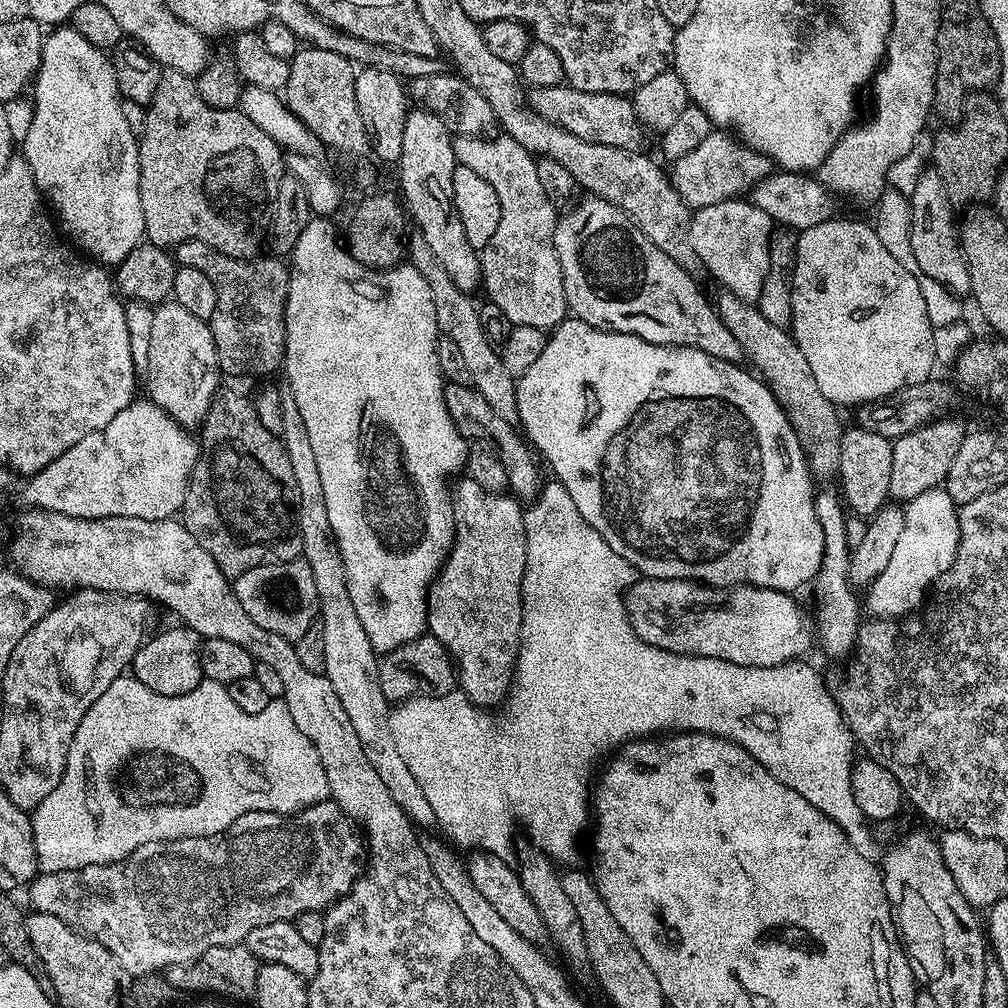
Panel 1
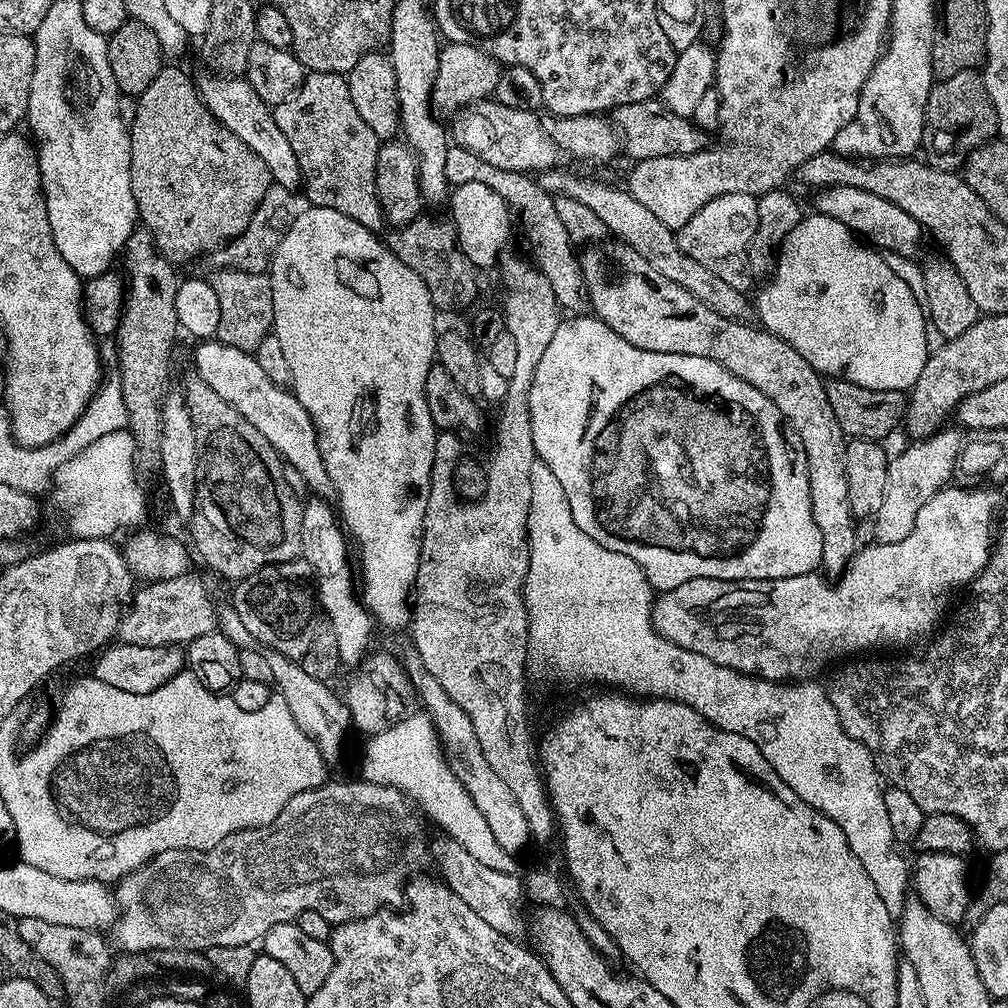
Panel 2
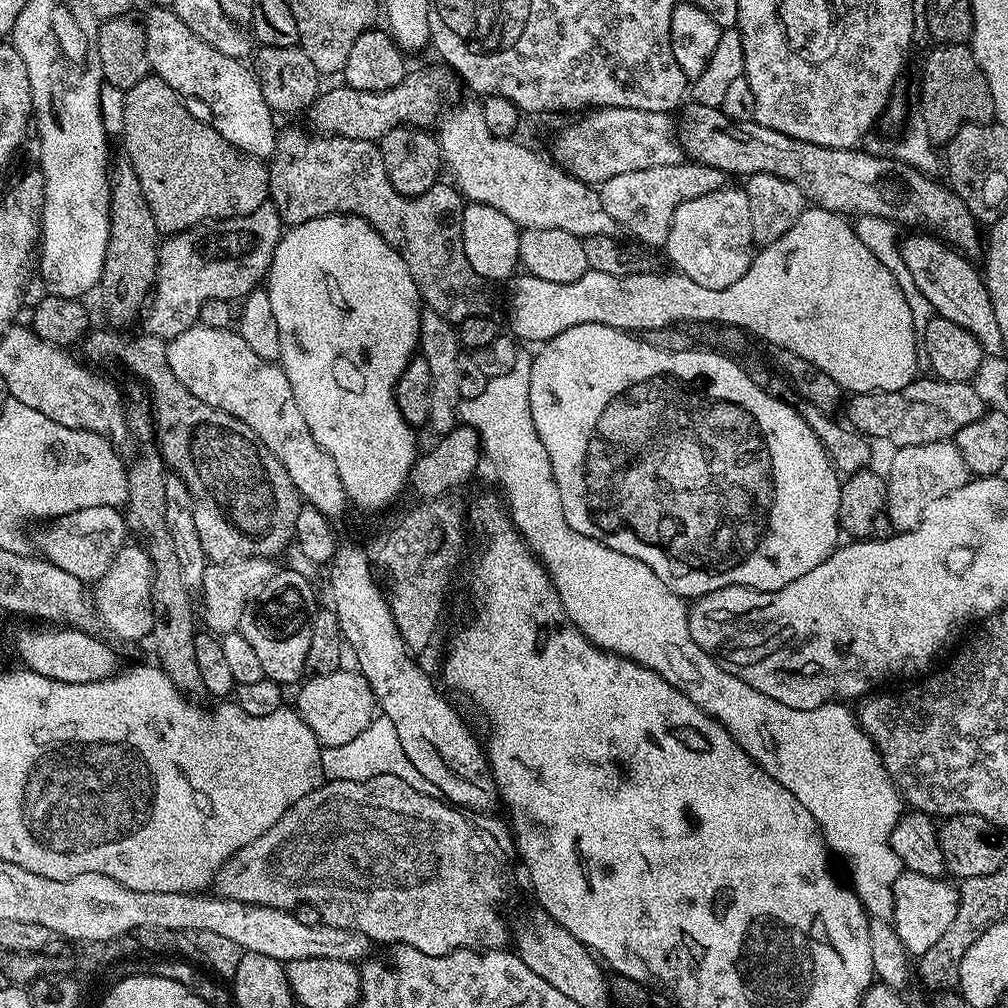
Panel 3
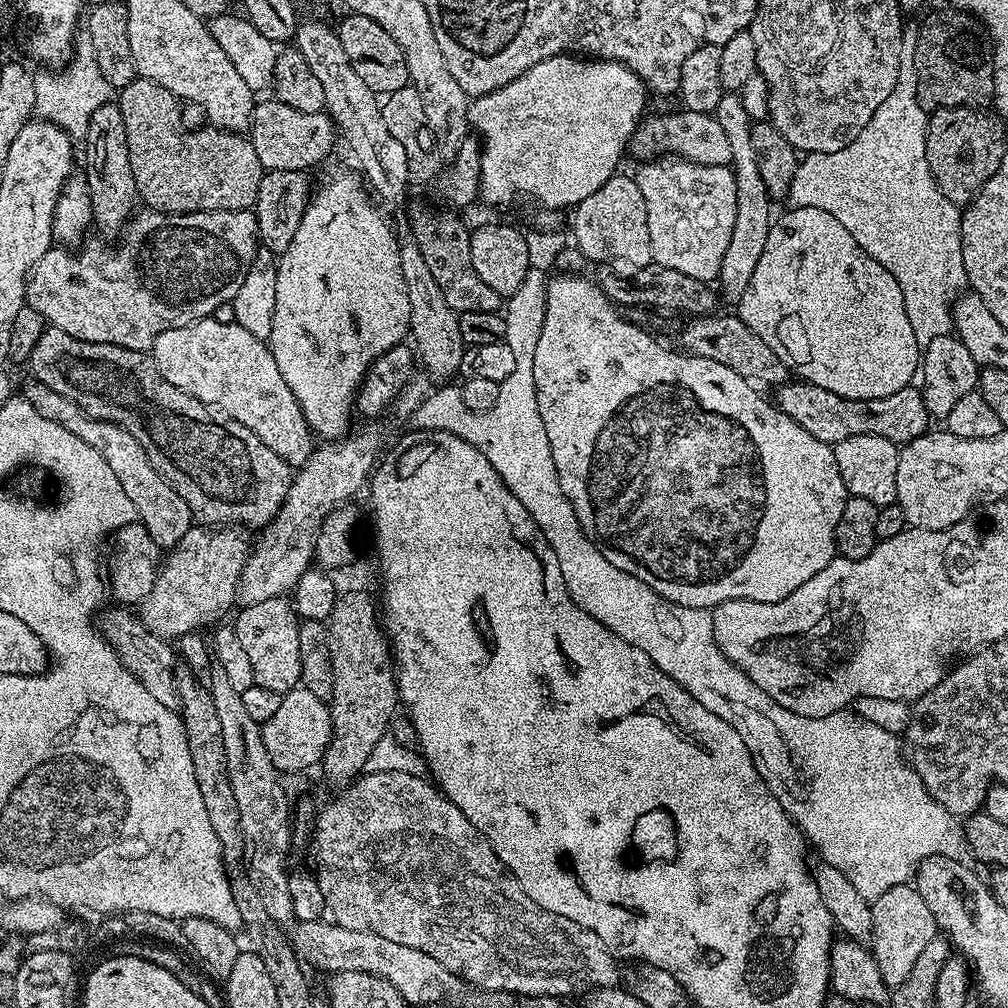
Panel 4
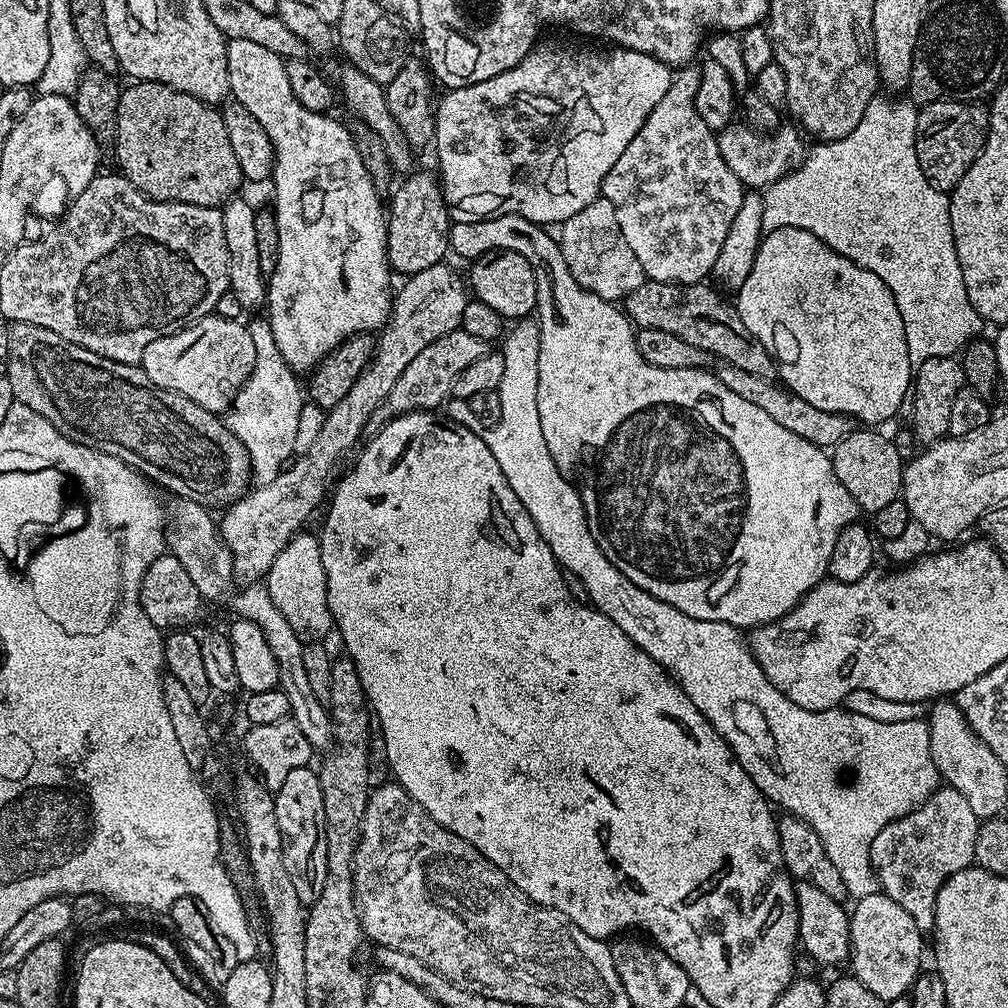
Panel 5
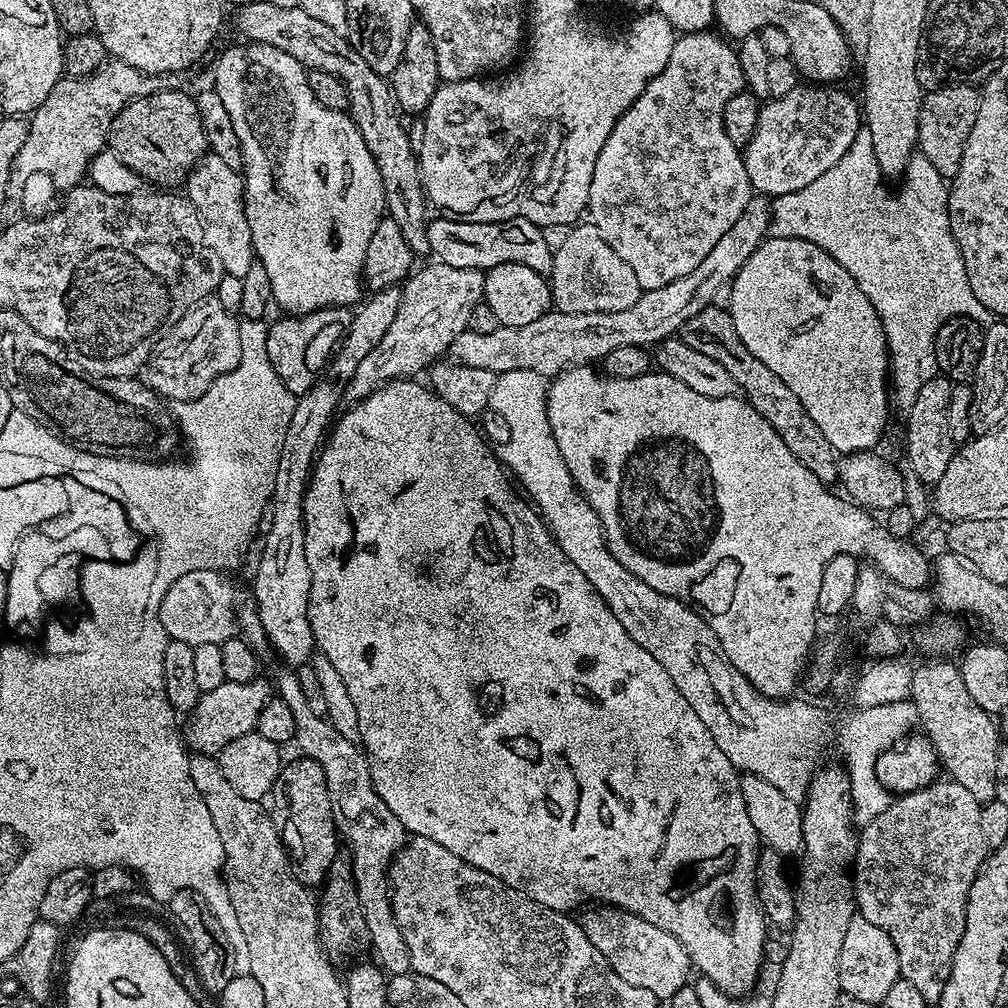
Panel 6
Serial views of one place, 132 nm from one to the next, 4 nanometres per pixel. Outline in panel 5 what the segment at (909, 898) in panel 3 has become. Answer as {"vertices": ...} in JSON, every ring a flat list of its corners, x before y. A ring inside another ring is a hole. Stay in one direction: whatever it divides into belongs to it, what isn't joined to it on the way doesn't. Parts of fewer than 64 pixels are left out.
{"vertices":[[882,890,859,897,855,904,856,909,851,909,848,922,852,939,851,975,860,980,862,986,866,986,866,990,878,994,878,998,886,1002,907,997,916,977,922,971,922,929,916,925,912,915,902,910,902,906]]}

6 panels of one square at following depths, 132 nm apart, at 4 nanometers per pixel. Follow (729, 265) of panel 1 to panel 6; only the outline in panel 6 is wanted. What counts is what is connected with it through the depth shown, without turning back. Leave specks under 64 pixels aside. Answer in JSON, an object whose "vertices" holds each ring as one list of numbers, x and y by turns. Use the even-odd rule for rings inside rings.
{"vertices":[[712,30,689,32,677,39,674,50,670,50,670,62,666,62,666,66,661,72,644,88,643,94,620,115,620,120,614,126,610,138,606,138,606,146,602,146,602,154,598,154,598,162,594,164,594,178,590,178,590,198,587,211,590,213,591,223,596,225,596,228,606,238,606,242,610,242,610,246,618,254,618,258,622,258,622,262,626,262,626,266,630,266,630,270,634,270,640,287,644,290,661,288,693,272,702,262,702,258,706,258,706,254,710,254,710,250,714,250,714,246,718,246,718,238,722,238,722,234,726,234,726,230,730,230,730,226,734,226,734,222,738,222,738,218,742,218,746,206,752,201,754,195,752,183,746,174,741,149,736,148,734,142,730,142,724,125,726,102,730,102,730,98,734,98,746,88,742,66,736,57,736,48,723,35,715,36,714,33,715,31]]}

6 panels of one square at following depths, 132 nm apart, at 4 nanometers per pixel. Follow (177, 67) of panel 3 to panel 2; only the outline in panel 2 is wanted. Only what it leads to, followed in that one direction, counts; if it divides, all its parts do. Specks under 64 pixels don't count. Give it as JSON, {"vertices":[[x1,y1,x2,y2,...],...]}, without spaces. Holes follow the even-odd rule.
{"vertices":[[204,74,201,80,198,80,200,97,202,102,214,114,214,118,234,138,246,142,262,162,266,162,266,170,270,170,273,184,286,186,293,190,301,187,300,167,298,158,294,158,294,150,290,147,290,142,286,142,286,134,278,130,278,122,274,122,272,108,254,90,254,86,248,84,247,79,239,76,217,76,215,74]]}

